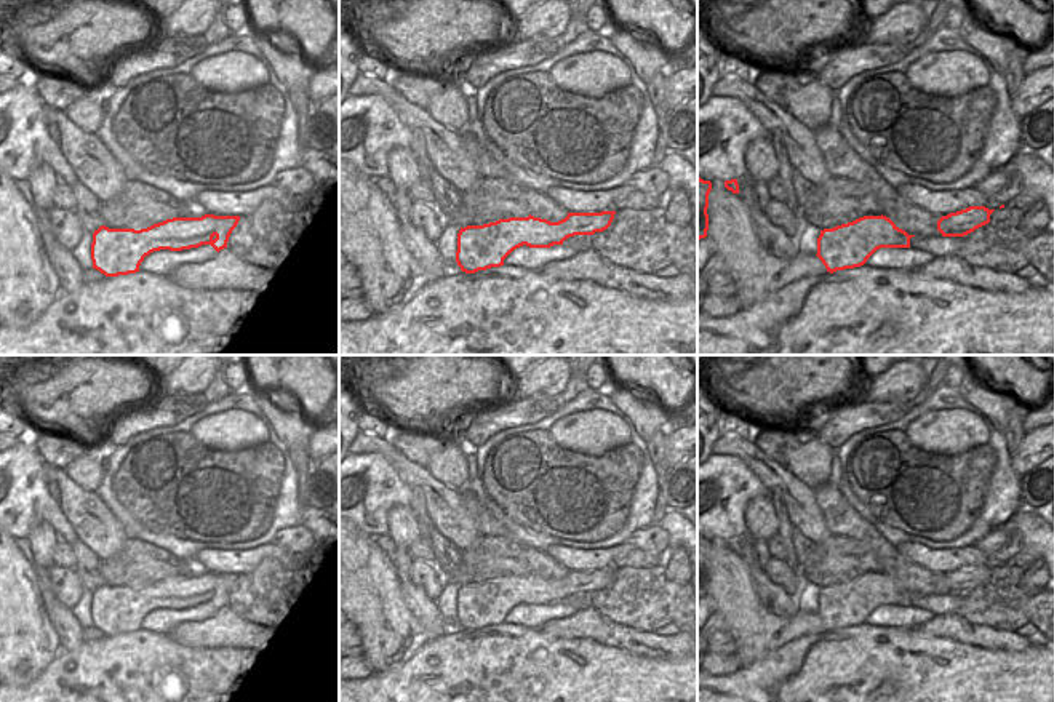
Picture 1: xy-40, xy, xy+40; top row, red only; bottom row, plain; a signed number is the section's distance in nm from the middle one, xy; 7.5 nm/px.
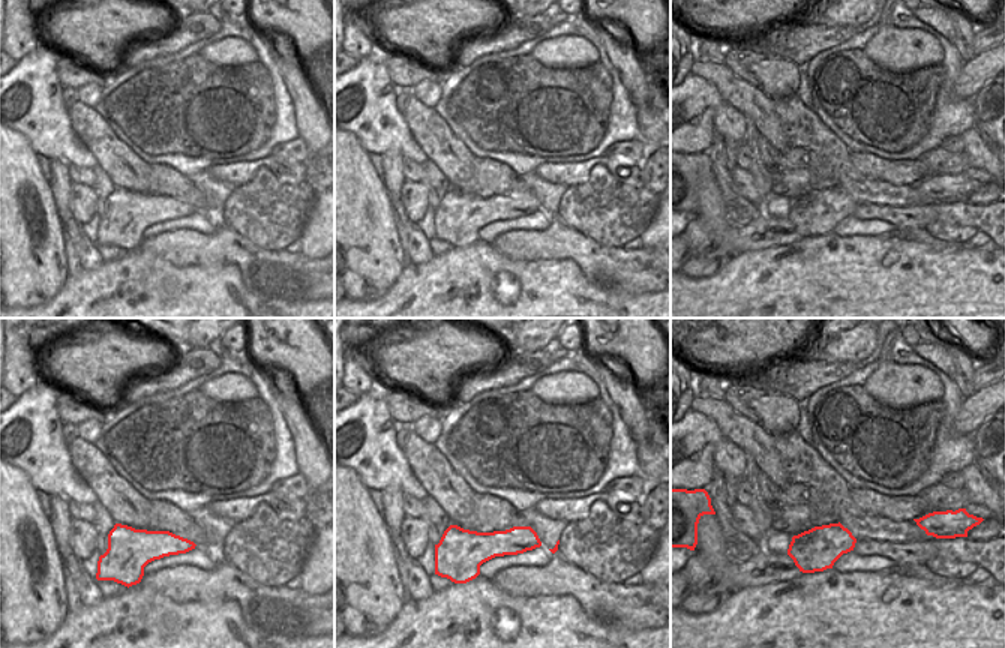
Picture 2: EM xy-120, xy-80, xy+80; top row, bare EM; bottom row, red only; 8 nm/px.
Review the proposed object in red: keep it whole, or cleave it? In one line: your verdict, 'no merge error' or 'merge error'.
merge error

